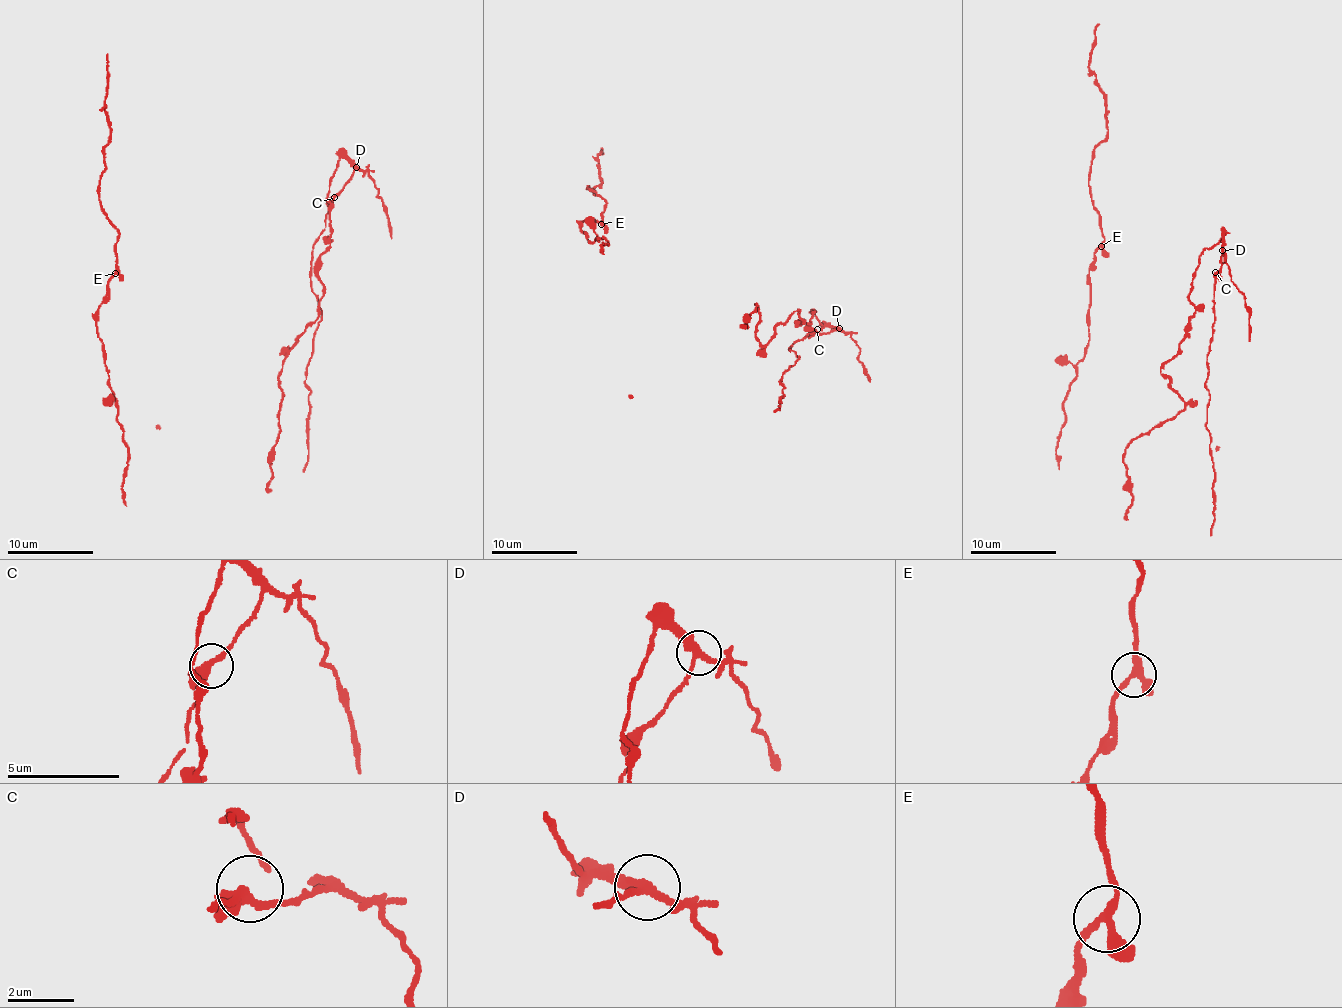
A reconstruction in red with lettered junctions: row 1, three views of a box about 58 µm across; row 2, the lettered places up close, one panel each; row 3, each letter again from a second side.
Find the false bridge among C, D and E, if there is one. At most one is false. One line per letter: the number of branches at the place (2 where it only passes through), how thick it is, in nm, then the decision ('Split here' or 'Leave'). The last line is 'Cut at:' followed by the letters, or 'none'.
C: Branches: 3. Thickness 280 nm. Leave
D: Branches: 3. Thickness 240 nm. Split here
E: Branches: 3. Thickness 240 nm. Leave
Cut at: D

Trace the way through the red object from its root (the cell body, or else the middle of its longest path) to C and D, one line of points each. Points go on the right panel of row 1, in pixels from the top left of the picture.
C: (1136, 438), (1185, 408), (1160, 369), (1196, 311), (1189, 291), (1198, 257), (1221, 237), (1215, 272)
D: (1136, 438), (1185, 408), (1160, 369), (1177, 354), (1196, 311), (1189, 291), (1198, 257), (1221, 237), (1223, 250)

